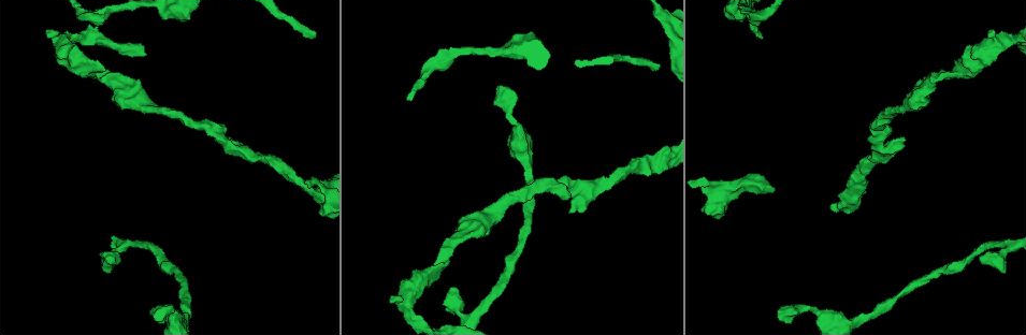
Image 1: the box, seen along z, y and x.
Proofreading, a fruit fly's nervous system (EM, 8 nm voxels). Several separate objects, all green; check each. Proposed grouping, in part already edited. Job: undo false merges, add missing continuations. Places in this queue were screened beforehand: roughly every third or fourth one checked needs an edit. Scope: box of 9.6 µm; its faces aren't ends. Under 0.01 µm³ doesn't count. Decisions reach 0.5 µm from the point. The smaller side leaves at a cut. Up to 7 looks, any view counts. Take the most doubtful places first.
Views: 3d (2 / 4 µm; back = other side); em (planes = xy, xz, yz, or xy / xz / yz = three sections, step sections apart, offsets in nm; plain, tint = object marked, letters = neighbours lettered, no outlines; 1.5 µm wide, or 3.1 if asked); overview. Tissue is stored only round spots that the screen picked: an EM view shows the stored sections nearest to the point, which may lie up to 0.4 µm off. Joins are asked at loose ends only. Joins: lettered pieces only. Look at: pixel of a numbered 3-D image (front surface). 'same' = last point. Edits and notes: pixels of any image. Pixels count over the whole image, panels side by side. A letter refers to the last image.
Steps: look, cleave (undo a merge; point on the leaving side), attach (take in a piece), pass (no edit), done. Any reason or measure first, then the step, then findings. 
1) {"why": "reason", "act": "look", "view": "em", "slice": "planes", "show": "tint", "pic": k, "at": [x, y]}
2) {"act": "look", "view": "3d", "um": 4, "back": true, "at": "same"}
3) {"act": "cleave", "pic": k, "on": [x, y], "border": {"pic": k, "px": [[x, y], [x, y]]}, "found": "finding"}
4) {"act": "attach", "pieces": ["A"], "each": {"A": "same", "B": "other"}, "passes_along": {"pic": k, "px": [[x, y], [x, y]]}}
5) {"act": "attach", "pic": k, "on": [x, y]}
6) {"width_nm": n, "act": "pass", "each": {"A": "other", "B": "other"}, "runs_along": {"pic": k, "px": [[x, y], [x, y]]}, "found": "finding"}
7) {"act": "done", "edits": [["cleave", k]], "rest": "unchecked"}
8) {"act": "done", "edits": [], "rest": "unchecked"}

{"why": "an open end", "act": "look", "view": "3d", "um": 4, "pic": 1, "at": [496, 87]}

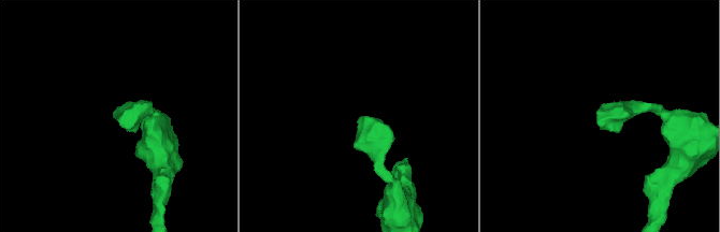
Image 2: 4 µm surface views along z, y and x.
{"why": "shape alone is not enough", "act": "look", "view": "em", "slice": "planes", "show": "letters", "pic": 2, "at": [599, 120]}

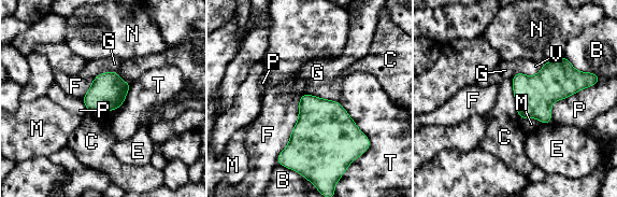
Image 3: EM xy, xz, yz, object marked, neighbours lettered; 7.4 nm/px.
{"width_nm": 200, "act": "pass", "each": {"B": "other", "C": "other", "E": "other", "F": "other", "G": "other", "M": "other", "N": "other", "P": "other", "T": "other", "V": "other"}, "border": {"pic": 3, "px": [[511, 79], [514, 107], [521, 120]]}, "found": "no lettered piece goes on from it"}

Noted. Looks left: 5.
{"why": "branch stops here", "act": "look", "view": "3d", "um": 4, "pic": 1, "at": [658, 67]}

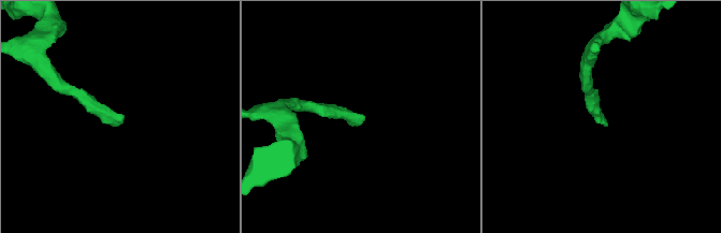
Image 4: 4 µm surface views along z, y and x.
{"act": "look", "view": "em", "slice": "planes", "show": "letters", "pic": 4, "at": [362, 121]}

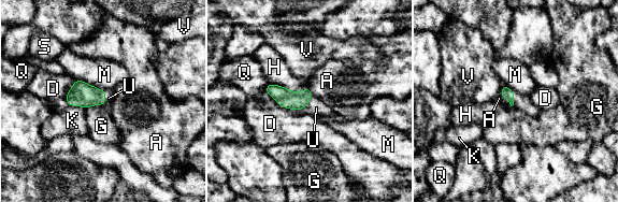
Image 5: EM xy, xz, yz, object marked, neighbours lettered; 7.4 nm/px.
{"act": "attach", "pieces": ["U"], "each": {"A": "other", "D": "other", "G": "other", "H": "other", "K": "other", "M": "other", "Q": "other", "S": "other", "U": "same", "V": "other"}, "passes_along": {"pic": 5, "px": [[293, 100], [305, 106], [316, 107]]}, "found": "it goes on there"}

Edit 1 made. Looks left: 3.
{"why": "branch stops here", "act": "look", "view": "em", "slice": "planes", "show": "letters", "pic": 1, "at": [995, 31]}

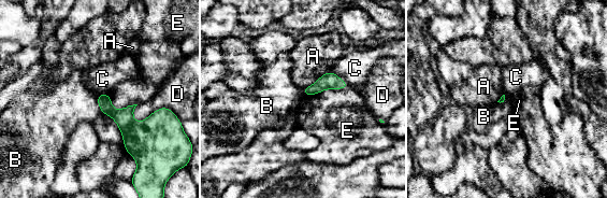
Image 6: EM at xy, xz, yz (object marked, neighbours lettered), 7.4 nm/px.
{"act": "pass", "each": {"A": "other", "B": "other", "C": "other", "D": "other", "E": "other"}, "border": {"pic": 6, "px": [[349, 87], [326, 88], [304, 97]]}, "found": "no lettered piece goes on from it"}

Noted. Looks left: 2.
{"act": "done", "edits": [["attach", 5]], "rest": "unchecked"}

